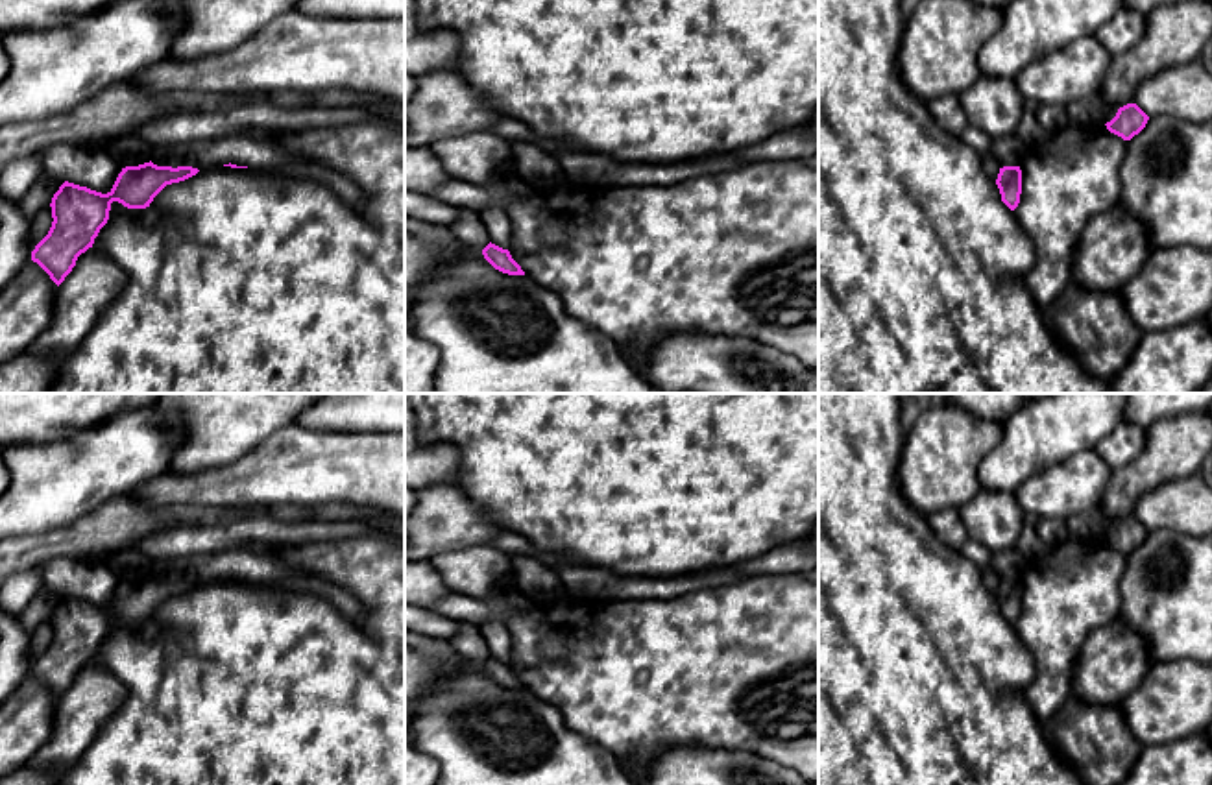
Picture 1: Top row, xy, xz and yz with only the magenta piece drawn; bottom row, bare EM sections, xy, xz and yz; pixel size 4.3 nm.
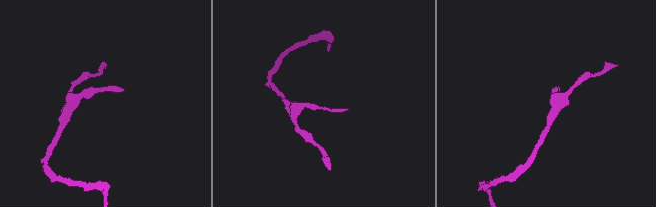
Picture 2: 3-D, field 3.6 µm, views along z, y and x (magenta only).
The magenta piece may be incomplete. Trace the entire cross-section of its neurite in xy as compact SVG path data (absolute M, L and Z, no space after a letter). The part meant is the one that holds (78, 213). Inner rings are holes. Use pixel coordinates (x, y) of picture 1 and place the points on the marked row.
M133 135L105 142L103 148L118 161L122 172L107 194L65 181L52 198L52 227L31 251L50 279L59 286L81 253L92 248L109 220L111 203L146 209L172 183L185 181L200 170L192 166L157 166L152 150Z

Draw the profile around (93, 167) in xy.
M54 144L37 151L42 174L91 190L111 192L122 166L103 146Z

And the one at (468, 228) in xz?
M460 209L456 222L449 229L473 249L484 249L490 244L490 233L477 211Z

